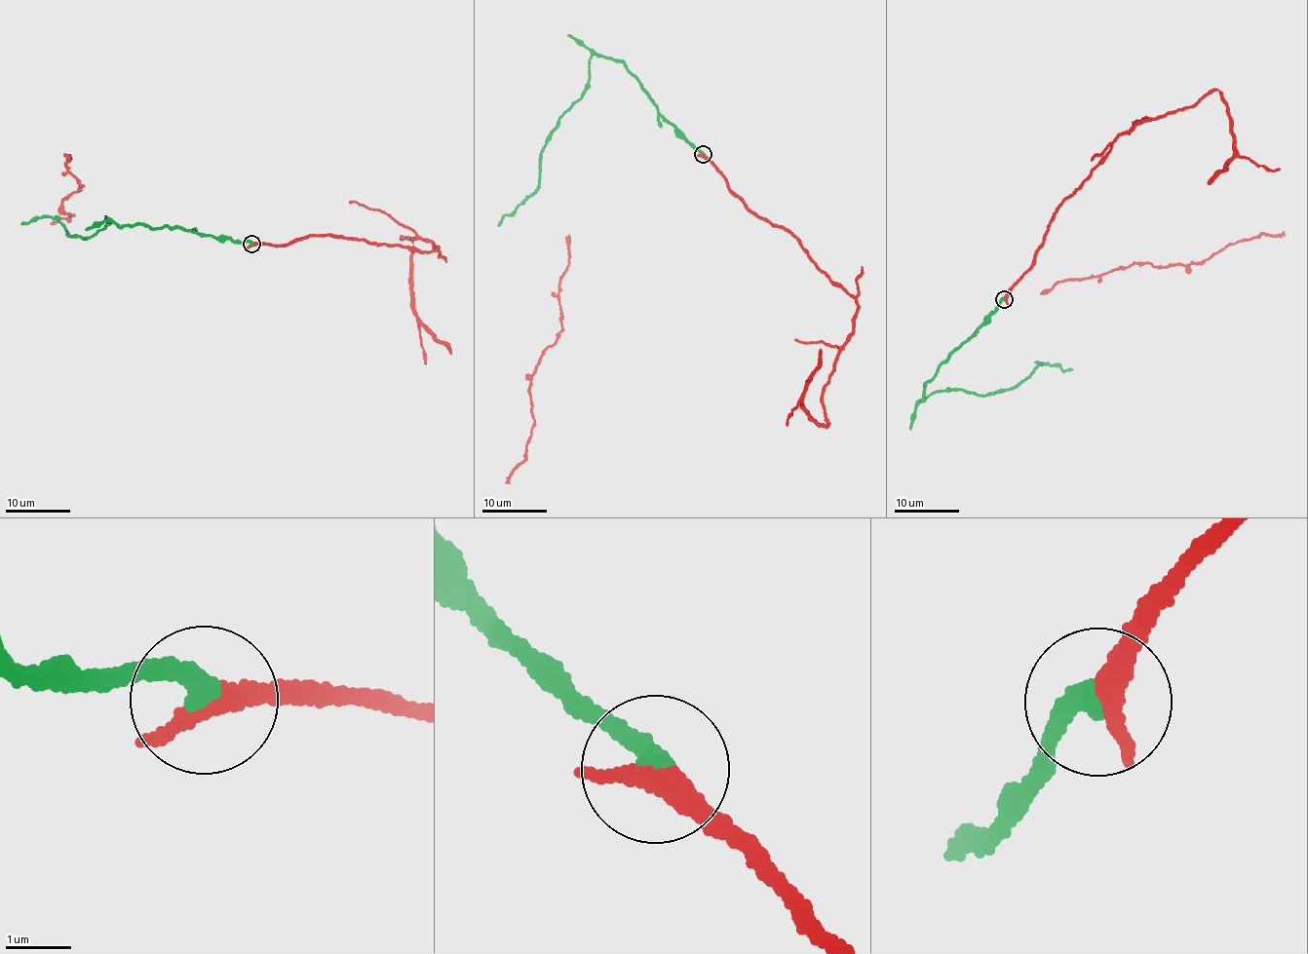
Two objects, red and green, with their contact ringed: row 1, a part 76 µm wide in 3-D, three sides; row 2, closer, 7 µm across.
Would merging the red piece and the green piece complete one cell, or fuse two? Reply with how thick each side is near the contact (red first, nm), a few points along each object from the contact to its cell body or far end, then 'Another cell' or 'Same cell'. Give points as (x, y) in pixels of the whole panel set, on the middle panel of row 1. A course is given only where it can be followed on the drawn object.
Thickness 420 nm (red) against 320 nm. Course of red: (702, 155), (726, 186), (793, 236), (855, 300), (853, 330), (824, 392), (828, 427), (800, 399), (820, 349). Course of green: (702, 155), (627, 66), (592, 55), (586, 90), (560, 115), (542, 154), (537, 188), (498, 226). Same cell

